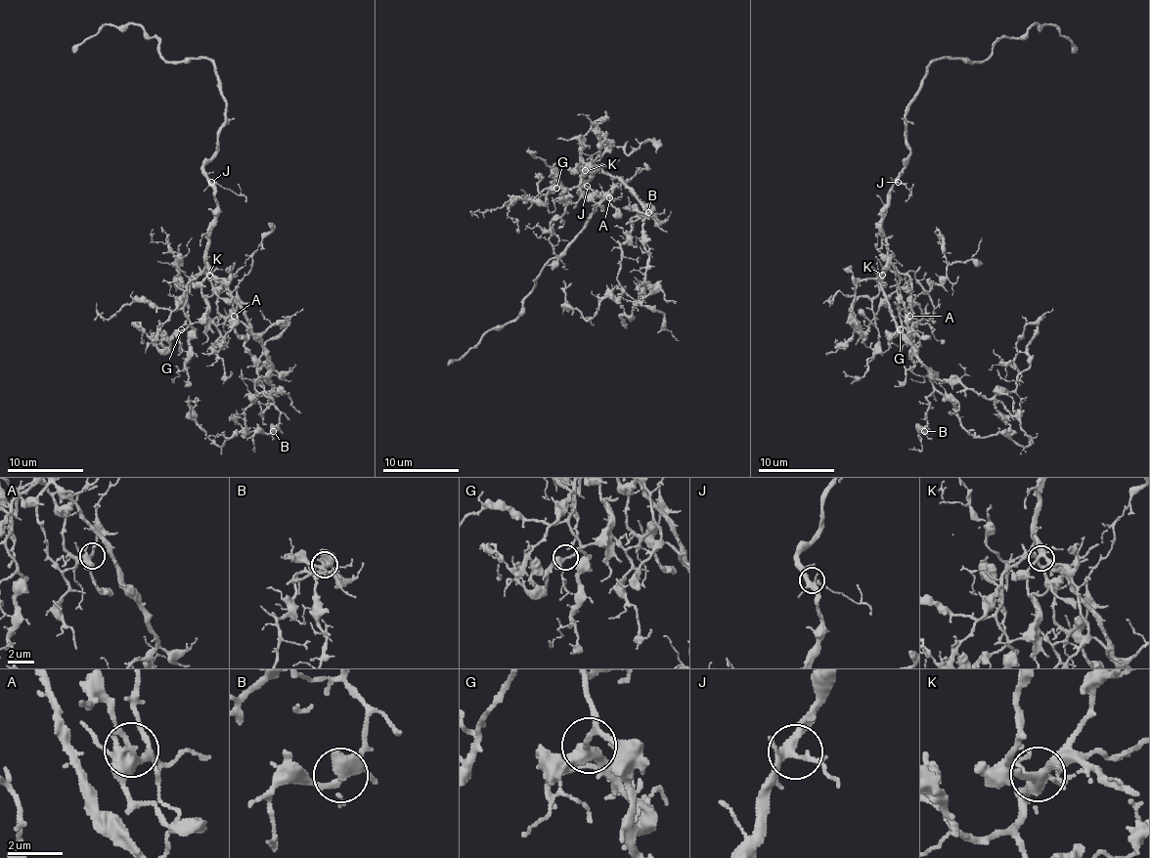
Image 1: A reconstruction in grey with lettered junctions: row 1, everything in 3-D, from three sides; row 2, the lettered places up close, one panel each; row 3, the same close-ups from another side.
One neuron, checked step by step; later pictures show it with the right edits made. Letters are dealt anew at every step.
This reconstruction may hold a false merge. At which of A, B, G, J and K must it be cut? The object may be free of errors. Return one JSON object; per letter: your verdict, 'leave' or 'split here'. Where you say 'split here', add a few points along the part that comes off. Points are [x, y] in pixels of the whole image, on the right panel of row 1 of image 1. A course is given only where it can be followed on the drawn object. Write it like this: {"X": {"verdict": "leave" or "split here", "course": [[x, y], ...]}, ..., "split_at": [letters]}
{"A": {"verdict": "leave"}, "B": {"verdict": "leave"}, "G": {"verdict": "leave"}, "J": {"verdict": "leave"}, "K": {"verdict": "leave"}, "split_at": []}

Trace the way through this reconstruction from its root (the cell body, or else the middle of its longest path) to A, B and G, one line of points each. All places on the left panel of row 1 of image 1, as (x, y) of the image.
A: (213, 225), (205, 242), (204, 273), (211, 280), (211, 290), (217, 295), (217, 311), (225, 317), (235, 317)
B: (213, 225), (205, 242), (205, 267), (242, 311), (271, 364), (255, 389), (280, 413), (273, 431)
G: (213, 225), (205, 242), (205, 265), (187, 286), (183, 313), (189, 324), (181, 329)

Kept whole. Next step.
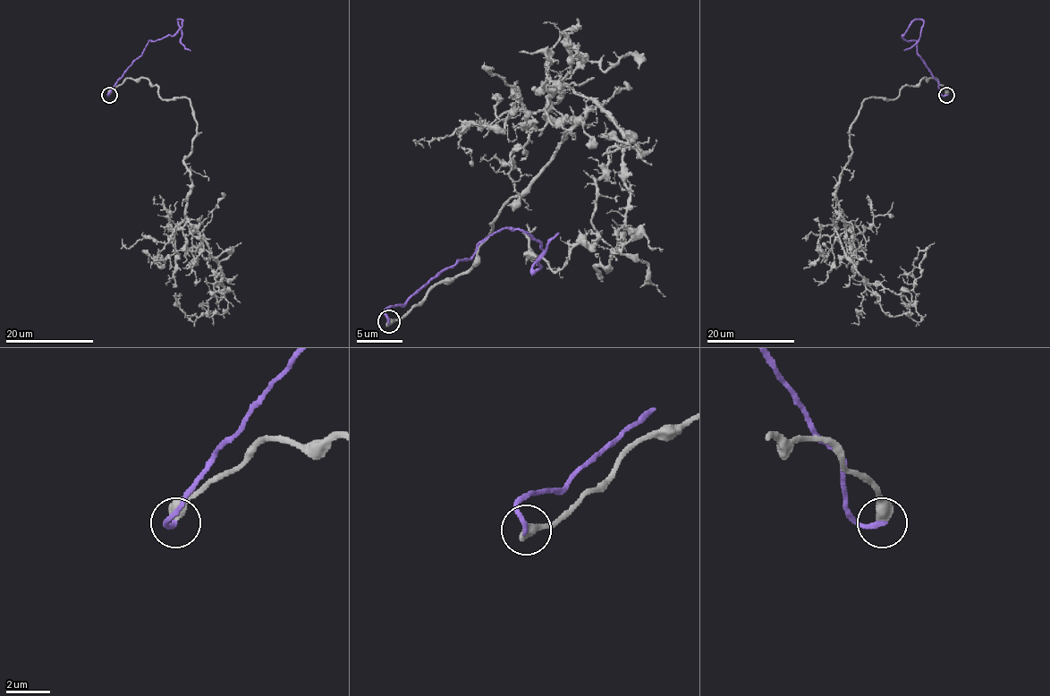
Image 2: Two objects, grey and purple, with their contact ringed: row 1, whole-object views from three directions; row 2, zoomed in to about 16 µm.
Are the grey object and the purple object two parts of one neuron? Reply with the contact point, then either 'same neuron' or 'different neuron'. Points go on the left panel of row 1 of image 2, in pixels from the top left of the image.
(109, 95) | same neuron

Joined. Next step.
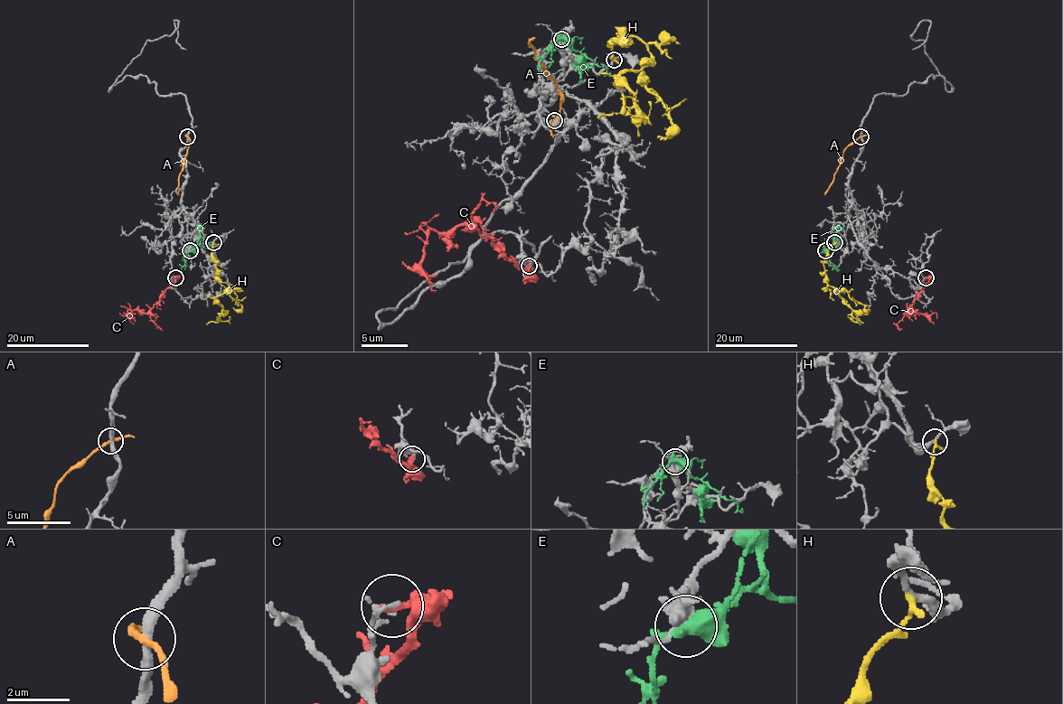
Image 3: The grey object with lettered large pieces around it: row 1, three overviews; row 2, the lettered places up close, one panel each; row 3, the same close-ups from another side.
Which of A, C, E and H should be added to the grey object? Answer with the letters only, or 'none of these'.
none of these

